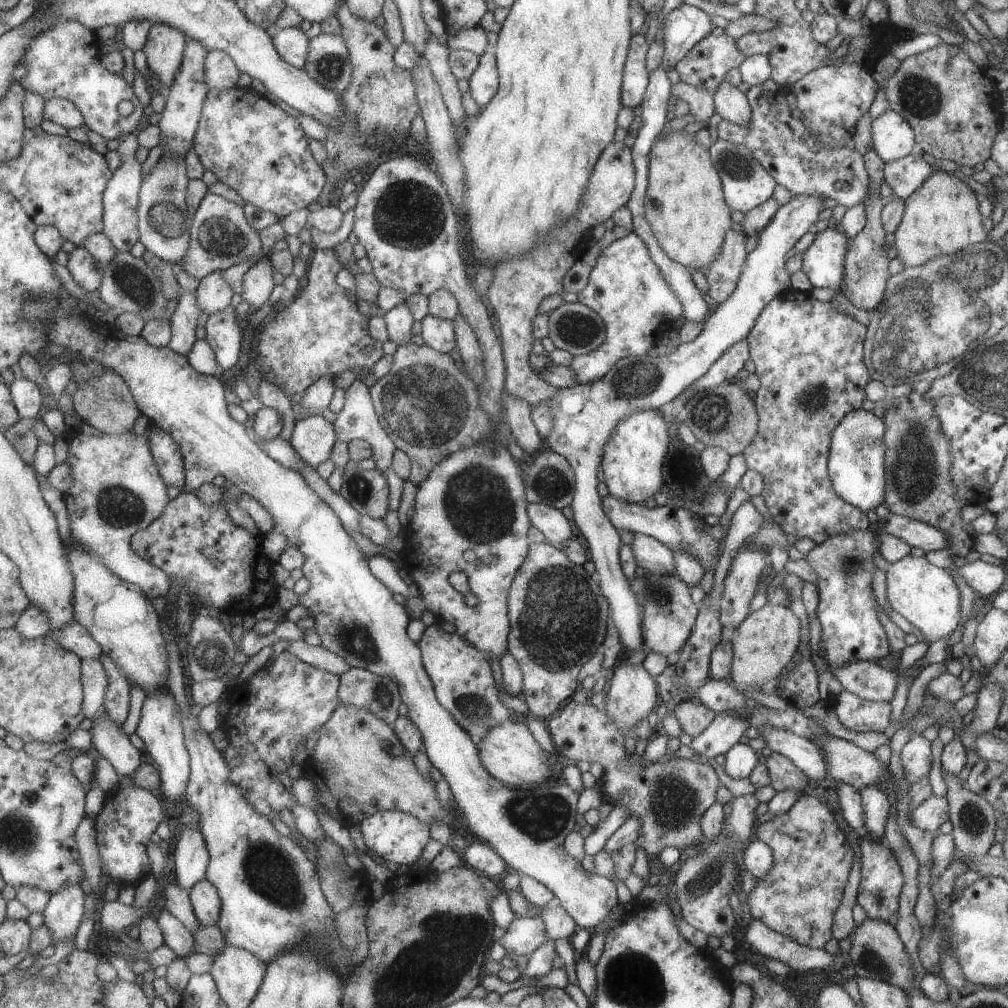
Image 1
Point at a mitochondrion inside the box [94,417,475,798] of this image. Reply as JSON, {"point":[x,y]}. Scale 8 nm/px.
{"point":[355,639]}

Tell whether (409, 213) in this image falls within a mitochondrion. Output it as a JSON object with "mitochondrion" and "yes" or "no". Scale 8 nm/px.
{"mitochondrion":"yes"}

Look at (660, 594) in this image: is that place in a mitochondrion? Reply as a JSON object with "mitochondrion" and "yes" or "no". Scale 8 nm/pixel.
{"mitochondrion":"yes"}

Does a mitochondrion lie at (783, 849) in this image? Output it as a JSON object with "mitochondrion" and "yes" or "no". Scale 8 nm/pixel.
{"mitochondrion":"no"}

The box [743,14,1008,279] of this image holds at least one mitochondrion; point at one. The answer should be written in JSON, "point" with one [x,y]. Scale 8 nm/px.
{"point":[919,96]}

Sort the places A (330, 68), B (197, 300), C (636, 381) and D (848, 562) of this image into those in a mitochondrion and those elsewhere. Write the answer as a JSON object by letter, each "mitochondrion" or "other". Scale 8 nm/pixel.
{"A":"mitochondrion","B":"other","C":"mitochondrion","D":"mitochondrion"}

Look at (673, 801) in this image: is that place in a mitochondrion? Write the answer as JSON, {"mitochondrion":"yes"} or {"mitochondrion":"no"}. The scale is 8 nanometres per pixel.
{"mitochondrion":"yes"}

